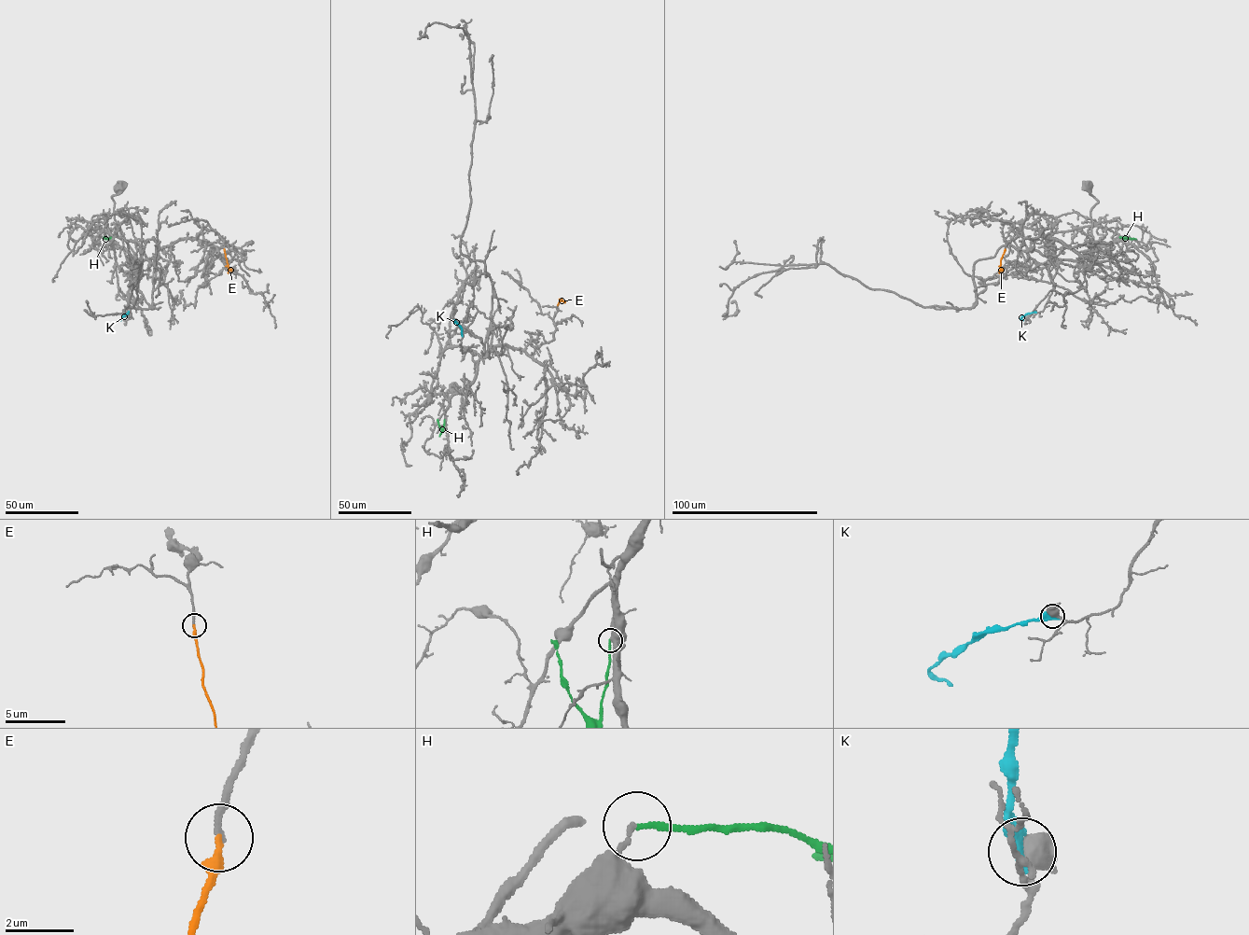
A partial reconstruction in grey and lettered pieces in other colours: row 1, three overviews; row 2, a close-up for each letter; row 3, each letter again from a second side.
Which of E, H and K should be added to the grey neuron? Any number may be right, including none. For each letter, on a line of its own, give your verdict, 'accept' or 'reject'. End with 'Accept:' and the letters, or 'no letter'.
E: accept
H: reject
K: reject
Accept: E

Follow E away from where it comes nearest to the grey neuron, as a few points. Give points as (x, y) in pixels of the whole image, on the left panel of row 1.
E: (224, 249), (228, 272)

